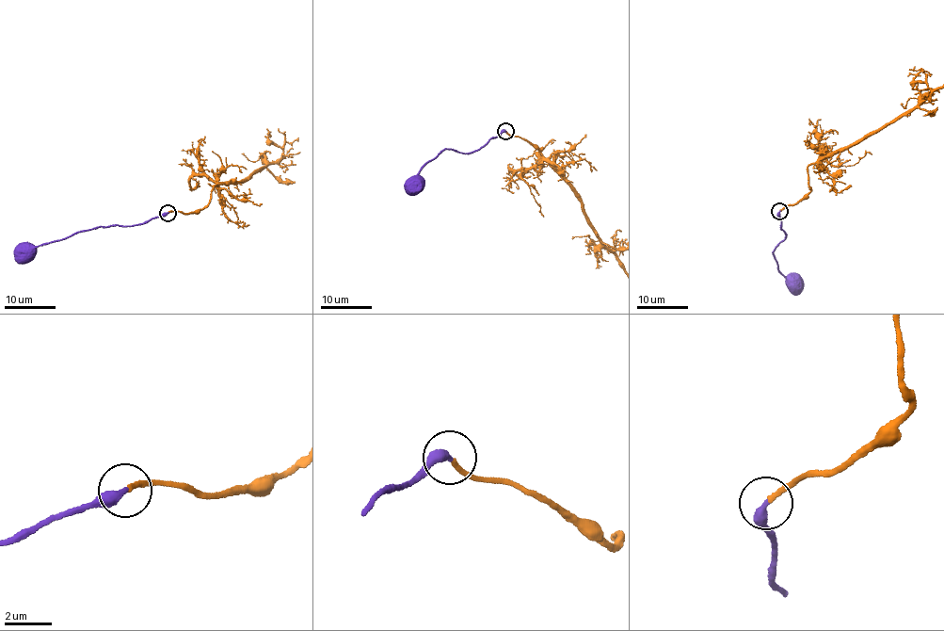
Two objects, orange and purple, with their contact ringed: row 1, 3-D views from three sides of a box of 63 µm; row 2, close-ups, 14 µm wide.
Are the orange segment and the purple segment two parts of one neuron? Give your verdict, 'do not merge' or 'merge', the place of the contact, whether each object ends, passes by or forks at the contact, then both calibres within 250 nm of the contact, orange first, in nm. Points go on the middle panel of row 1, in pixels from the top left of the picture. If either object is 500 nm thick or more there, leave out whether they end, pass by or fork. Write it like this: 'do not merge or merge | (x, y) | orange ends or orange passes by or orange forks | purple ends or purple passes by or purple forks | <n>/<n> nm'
merge | (505, 131) | orange ends | purple ends | 200/400 nm

